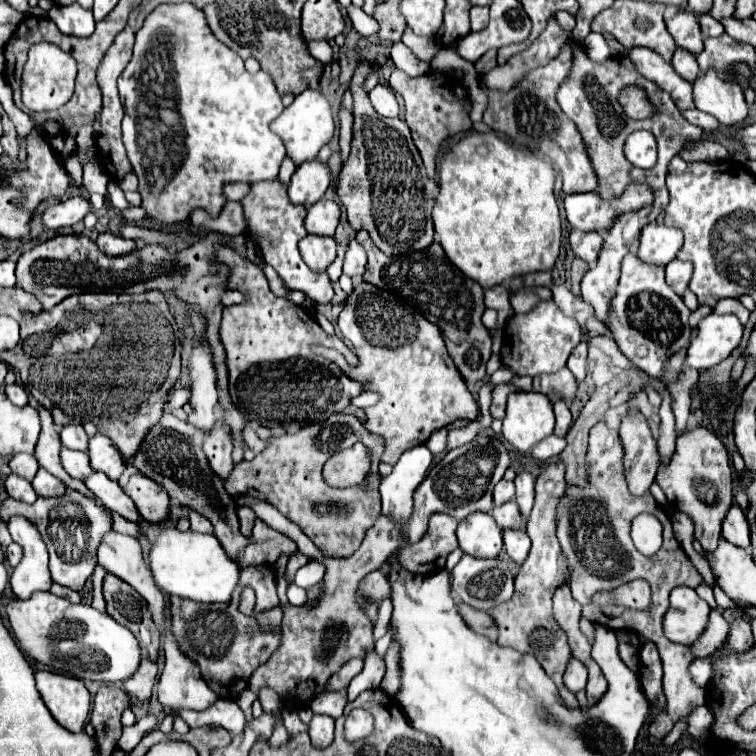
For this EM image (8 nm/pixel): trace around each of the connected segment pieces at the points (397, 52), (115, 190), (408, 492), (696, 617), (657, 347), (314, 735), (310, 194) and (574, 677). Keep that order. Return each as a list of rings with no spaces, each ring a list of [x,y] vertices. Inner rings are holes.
[[[402,41],[392,45],[390,57],[392,57],[394,65],[410,77],[418,77],[431,71],[430,65],[429,68],[426,68],[426,64],[419,61],[413,53],[410,53],[410,49],[406,49],[406,45]]]
[[[112,179],[112,181],[108,183],[108,193],[110,193],[110,201],[112,201],[112,205],[114,205],[118,211],[126,211],[126,209],[130,209],[130,203],[126,201],[122,189],[118,187],[118,181]]]
[[[426,445],[404,451],[392,473],[382,477],[382,513],[394,521],[404,521],[412,513],[412,493],[424,481],[428,467],[432,465],[432,453]]]
[[[676,587],[670,593],[670,607],[664,615],[664,635],[682,645],[690,645],[704,631],[710,607],[702,601],[694,589]]]
[[[632,249],[622,259],[622,275],[618,281],[618,289],[614,299],[610,301],[608,313],[608,329],[618,345],[618,349],[634,363],[634,361],[650,361],[650,377],[658,379],[666,385],[672,397],[672,411],[676,415],[676,433],[682,435],[686,431],[686,419],[690,417],[692,397],[690,391],[698,383],[698,371],[690,367],[682,367],[674,379],[666,377],[666,359],[680,349],[686,349],[692,341],[692,327],[688,323],[690,311],[684,305],[682,297],[674,293],[664,281],[664,267],[652,267],[642,263]]]
[[[314,715],[308,725],[308,735],[312,739],[312,745],[318,749],[324,749],[334,739],[334,719],[326,715]]]
[[[318,159],[302,163],[296,167],[292,181],[288,185],[290,201],[296,205],[310,207],[318,199],[322,199],[330,181],[332,181],[332,175],[330,175],[330,167],[326,163],[322,163]]]
[[[570,659],[566,673],[564,673],[564,685],[572,691],[578,693],[586,689],[586,667],[578,659]]]

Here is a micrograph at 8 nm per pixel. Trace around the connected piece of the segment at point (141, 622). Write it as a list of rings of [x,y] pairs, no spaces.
[[[110,573],[104,577],[104,599],[108,615],[112,615],[120,625],[128,627],[148,651],[150,659],[156,661],[160,633],[150,619],[144,599],[128,583]]]

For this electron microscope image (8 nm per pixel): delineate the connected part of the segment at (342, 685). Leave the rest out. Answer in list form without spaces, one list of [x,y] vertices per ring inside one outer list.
[[[350,659],[346,661],[330,679],[326,685],[326,691],[344,691],[348,683],[362,671],[362,659]]]

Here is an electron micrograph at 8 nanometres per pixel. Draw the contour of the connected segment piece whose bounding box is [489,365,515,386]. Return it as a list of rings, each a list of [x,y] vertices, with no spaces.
[[[502,365],[495,373],[492,374],[490,384],[498,385],[501,383],[510,382],[515,377],[515,374],[507,367]]]

